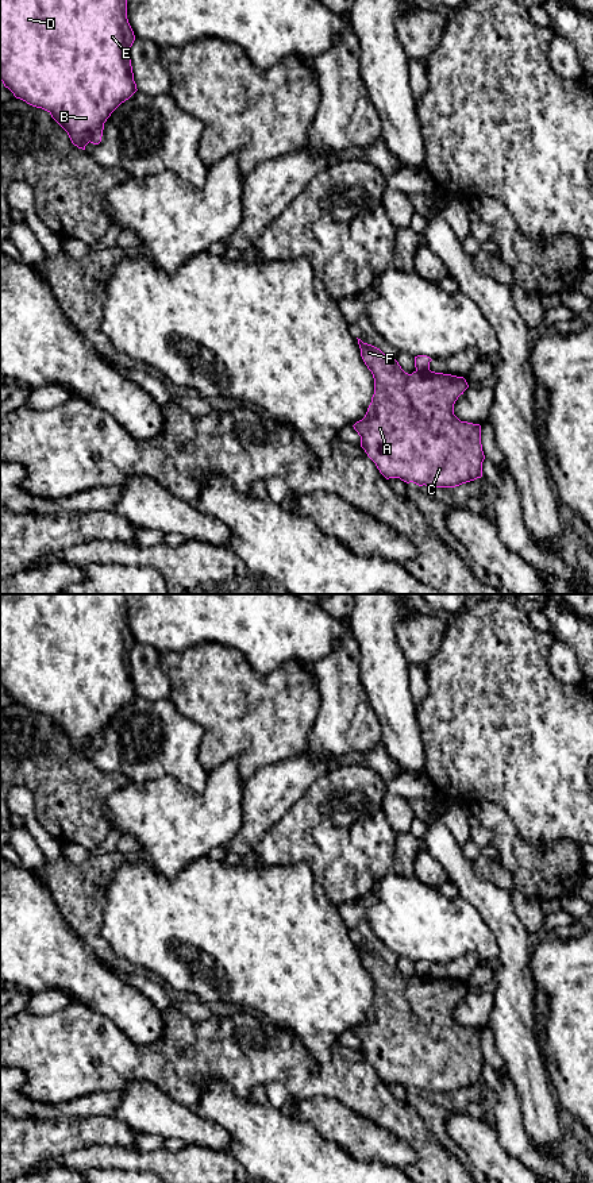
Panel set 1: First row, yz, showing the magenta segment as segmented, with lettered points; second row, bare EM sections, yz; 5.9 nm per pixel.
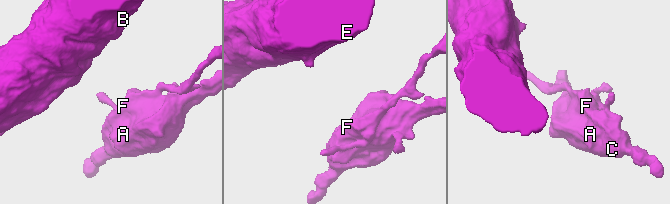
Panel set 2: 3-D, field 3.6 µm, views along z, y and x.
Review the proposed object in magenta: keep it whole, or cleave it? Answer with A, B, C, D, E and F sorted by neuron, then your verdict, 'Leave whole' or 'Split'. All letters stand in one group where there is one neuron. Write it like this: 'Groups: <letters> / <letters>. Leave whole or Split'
Groups: A C F / B D E. Split

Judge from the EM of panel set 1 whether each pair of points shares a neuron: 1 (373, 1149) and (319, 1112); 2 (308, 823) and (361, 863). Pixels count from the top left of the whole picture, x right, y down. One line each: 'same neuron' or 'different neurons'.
1: same neuron
2: same neuron

